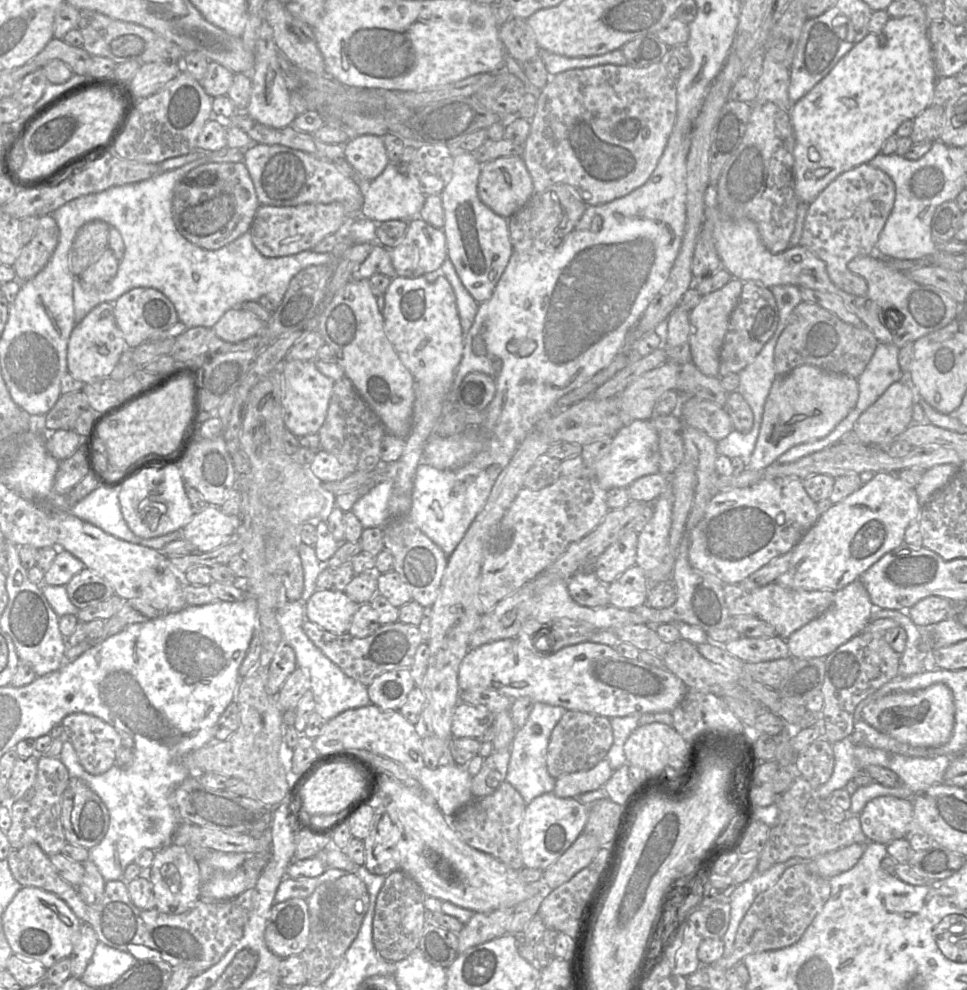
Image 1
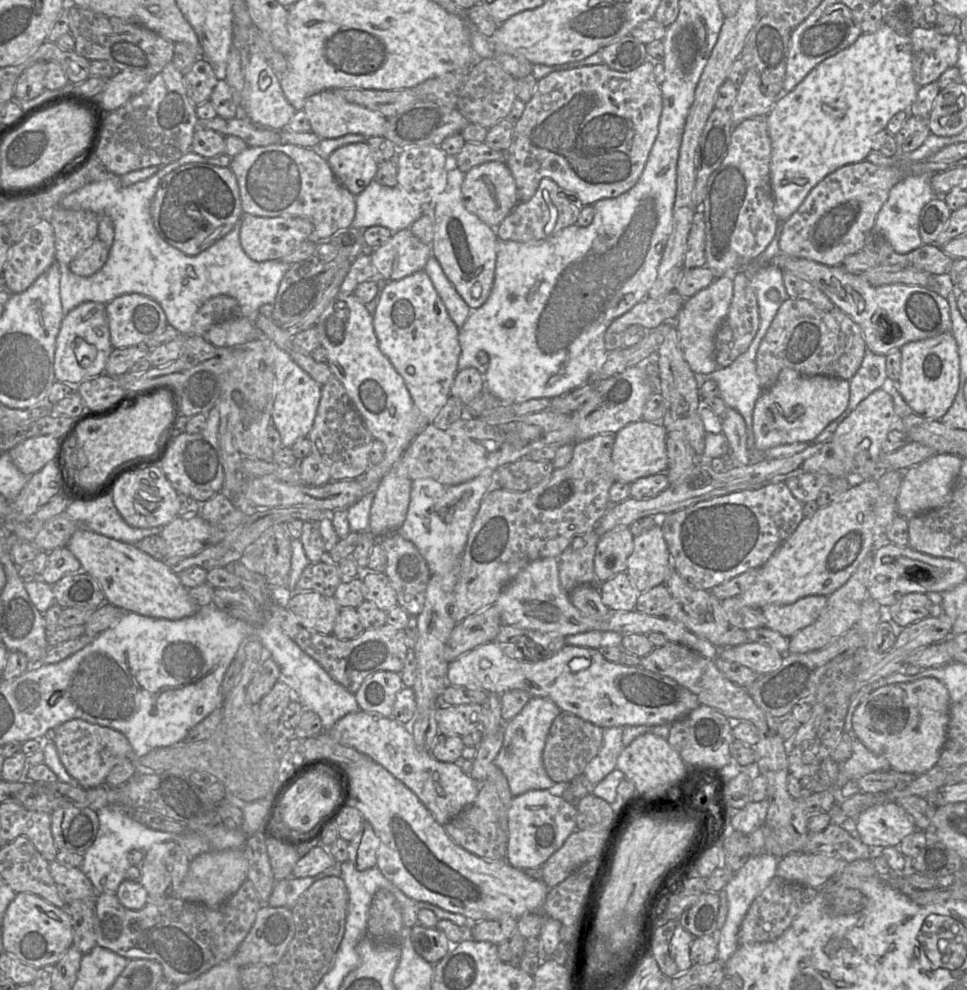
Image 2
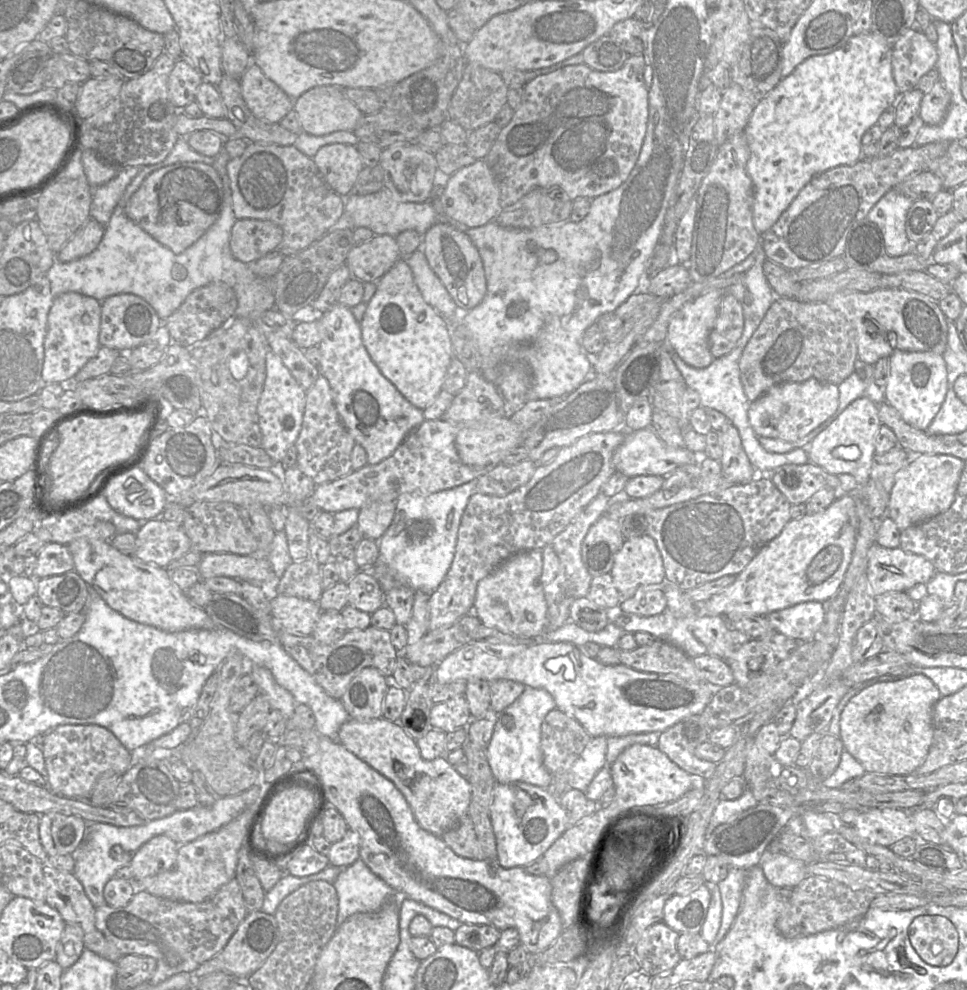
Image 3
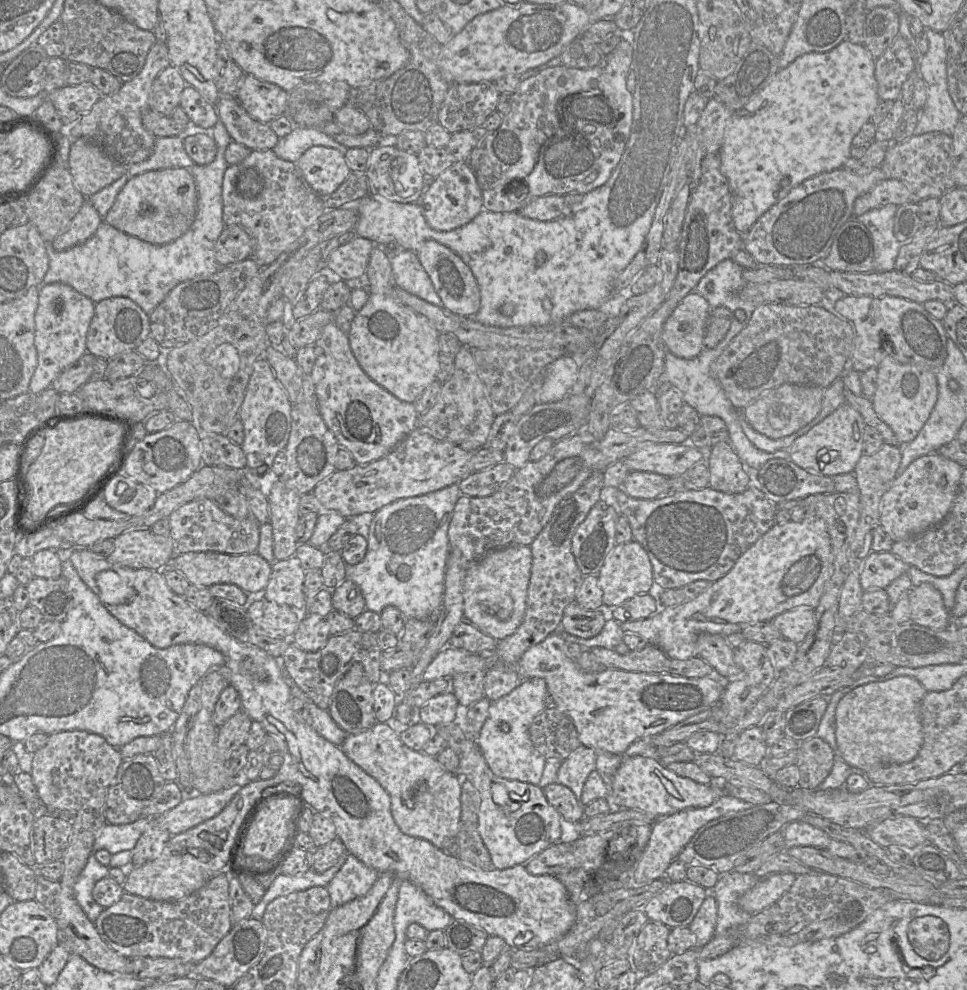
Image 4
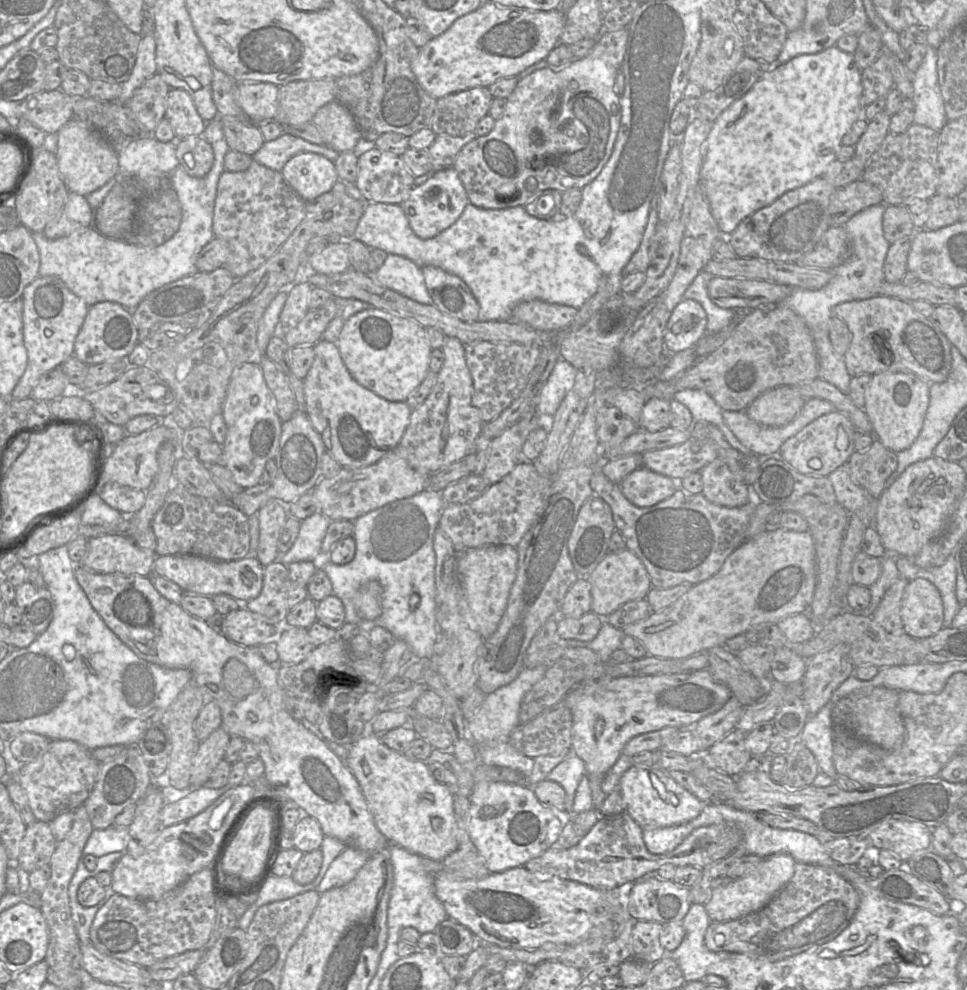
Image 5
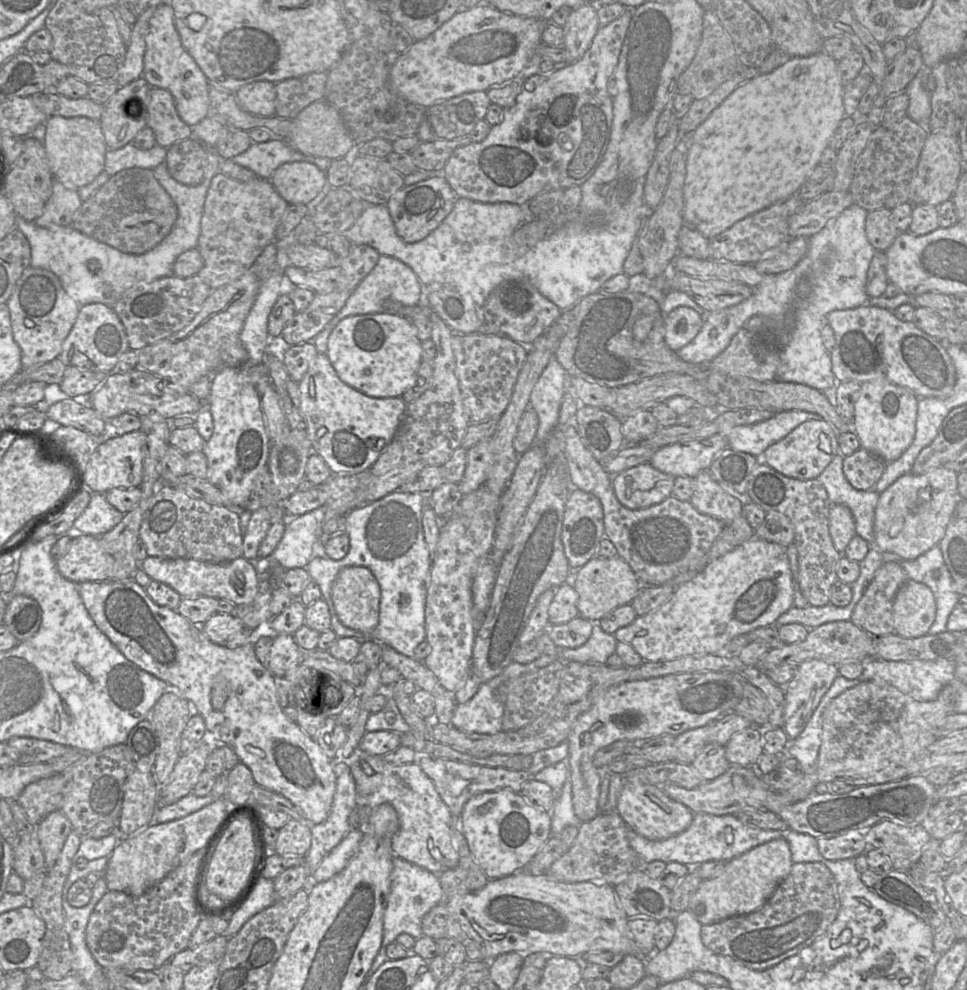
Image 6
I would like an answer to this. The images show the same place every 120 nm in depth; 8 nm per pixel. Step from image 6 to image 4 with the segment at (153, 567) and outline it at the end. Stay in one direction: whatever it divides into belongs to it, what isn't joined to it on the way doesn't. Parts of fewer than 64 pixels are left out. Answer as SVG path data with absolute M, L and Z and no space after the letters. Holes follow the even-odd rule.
M188 552L175 555L168 563L171 563L172 569L183 574L191 585L209 588L215 584L234 584L248 594L262 594L271 574L271 565L257 552L242 555Z

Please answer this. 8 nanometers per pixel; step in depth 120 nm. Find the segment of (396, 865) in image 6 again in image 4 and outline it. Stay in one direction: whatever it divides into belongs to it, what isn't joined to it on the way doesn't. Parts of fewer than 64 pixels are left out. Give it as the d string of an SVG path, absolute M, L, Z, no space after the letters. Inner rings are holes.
M408 880L400 881L393 920L396 942L398 935L403 943L407 940L406 929L412 923L417 923L431 932L443 931L453 921L454 918L436 906L418 886Z

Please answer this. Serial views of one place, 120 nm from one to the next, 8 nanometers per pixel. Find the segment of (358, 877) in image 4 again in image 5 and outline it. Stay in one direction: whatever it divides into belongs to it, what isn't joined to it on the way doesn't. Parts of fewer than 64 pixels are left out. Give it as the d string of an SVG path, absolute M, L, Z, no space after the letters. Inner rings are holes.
M346 846L330 864L322 881L317 886L320 894L332 888L341 887L354 879L371 854L352 846Z

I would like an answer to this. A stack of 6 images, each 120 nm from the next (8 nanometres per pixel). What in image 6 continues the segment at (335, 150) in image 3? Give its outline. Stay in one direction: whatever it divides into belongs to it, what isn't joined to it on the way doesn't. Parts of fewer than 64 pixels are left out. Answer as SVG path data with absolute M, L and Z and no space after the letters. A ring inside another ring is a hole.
M307 161L282 164L274 171L270 181L289 204L313 205L329 186L326 172Z

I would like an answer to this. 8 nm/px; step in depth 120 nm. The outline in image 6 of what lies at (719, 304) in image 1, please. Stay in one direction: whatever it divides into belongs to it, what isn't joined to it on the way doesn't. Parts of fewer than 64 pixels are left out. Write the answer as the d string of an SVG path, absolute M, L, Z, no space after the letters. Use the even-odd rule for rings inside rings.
M679 306L663 316L663 323L665 342L671 350L677 352L699 333L703 317L690 307Z

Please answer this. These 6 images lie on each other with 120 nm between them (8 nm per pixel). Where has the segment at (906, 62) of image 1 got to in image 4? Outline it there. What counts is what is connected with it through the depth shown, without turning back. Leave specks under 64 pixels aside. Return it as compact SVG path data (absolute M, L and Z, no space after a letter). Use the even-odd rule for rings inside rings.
M847 39L826 52L810 52L797 57L792 63L777 71L771 81L742 108L736 110L725 131L723 144L719 151L721 170L728 180L732 194L732 218L736 230L745 234L749 231L757 219L770 207L782 200L795 186L804 180L820 173L841 168L846 160L851 157L852 139L861 127L870 120L880 98L877 92L877 81L875 79L875 60L863 44L854 44Z

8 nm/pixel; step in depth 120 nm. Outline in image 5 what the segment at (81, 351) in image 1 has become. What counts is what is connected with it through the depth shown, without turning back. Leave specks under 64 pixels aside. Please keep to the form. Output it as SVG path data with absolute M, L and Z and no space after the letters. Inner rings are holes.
M38 276L23 291L23 339L27 350L26 369L13 389L10 398L30 397L39 378L59 367L73 356L75 338L84 322L89 306L71 292L62 280L54 276Z

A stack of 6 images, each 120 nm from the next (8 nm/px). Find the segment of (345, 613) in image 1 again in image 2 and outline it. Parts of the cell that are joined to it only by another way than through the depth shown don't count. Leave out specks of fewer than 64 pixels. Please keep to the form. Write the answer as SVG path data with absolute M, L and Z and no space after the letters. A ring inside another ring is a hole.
M303 592L292 595L287 607L297 621L310 631L331 635L341 610L335 598L318 592Z

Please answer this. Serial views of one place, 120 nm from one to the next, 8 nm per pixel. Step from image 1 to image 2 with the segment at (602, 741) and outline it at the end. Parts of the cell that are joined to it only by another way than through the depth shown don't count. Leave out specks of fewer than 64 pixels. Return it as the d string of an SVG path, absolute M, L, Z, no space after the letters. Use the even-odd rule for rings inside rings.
M561 711L550 727L543 751L543 764L555 783L570 783L580 777L586 765L597 755L603 742L604 728L572 713Z

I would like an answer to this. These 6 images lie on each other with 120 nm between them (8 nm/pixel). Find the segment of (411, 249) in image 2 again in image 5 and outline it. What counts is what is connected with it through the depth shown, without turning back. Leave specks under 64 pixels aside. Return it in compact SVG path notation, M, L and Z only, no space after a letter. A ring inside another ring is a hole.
M347 243L330 244L307 258L311 270L320 274L337 274L352 268Z

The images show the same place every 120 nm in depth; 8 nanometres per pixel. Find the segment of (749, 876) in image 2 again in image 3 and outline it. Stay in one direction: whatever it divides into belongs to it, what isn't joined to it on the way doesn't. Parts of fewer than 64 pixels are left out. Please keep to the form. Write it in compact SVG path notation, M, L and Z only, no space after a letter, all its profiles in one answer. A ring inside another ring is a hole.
M731 868L727 877L717 884L722 898L722 920L715 944L723 940L738 914L746 881L746 870L748 869Z

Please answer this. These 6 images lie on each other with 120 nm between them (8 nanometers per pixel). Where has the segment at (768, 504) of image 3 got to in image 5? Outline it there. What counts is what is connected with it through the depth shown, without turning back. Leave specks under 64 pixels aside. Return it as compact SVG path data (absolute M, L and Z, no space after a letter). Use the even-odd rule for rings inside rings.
M601 463L594 467L590 486L611 508L615 528L626 542L626 548L643 562L653 588L667 589L680 584L698 584L714 576L726 558L744 541L750 518L755 510L755 499L740 507L728 508L708 501L702 493L688 494L681 488L667 499L649 507L638 507L621 492L620 484L610 481L601 471Z

